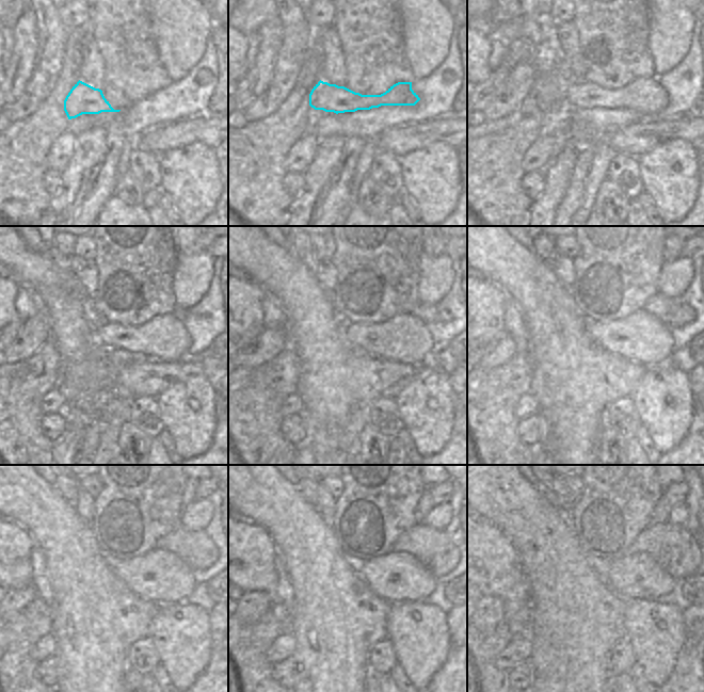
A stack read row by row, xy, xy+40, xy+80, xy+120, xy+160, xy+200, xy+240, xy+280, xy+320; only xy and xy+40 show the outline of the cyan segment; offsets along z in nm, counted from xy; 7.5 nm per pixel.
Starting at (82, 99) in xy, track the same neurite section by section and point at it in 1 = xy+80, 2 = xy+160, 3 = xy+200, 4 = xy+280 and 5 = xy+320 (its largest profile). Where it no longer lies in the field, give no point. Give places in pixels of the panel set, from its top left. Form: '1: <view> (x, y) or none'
1: xy+80 (642, 95)
2: xy+160 (404, 337)
3: xy+200 (640, 337)
4: xy+280 (397, 577)
5: xy+320 (638, 577)

